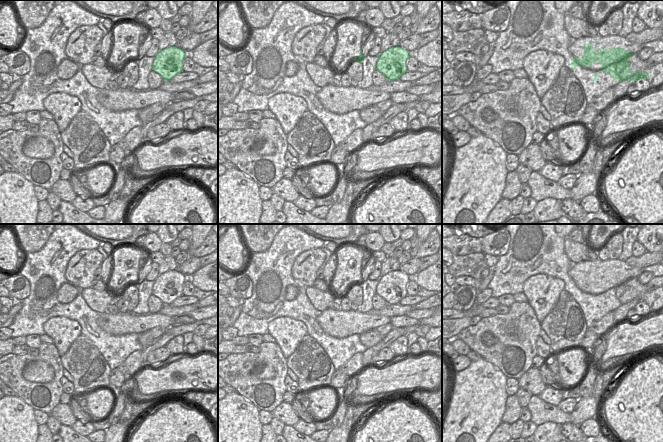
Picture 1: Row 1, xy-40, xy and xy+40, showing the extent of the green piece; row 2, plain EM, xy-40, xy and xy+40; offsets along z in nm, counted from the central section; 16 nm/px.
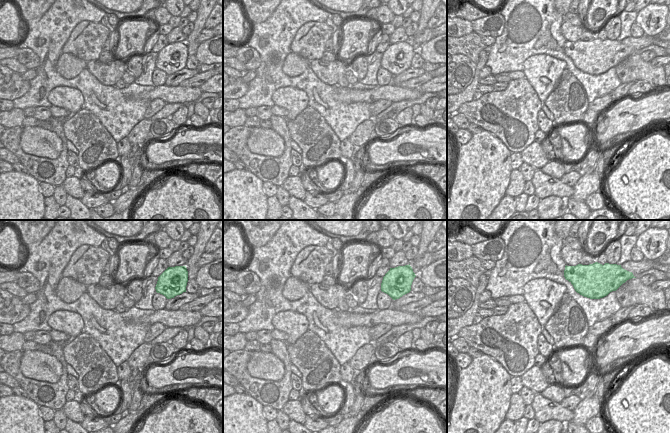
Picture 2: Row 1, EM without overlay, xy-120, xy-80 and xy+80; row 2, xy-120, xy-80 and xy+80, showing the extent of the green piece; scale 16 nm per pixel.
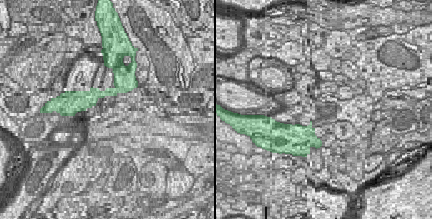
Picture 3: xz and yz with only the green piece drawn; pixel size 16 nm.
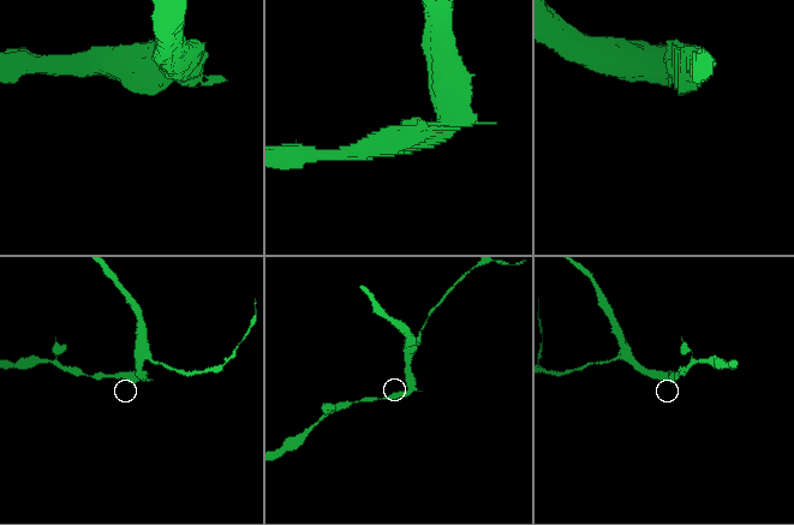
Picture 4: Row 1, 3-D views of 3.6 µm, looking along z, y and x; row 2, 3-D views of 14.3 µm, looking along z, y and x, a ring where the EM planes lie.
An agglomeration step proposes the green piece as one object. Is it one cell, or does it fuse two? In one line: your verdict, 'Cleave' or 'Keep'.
Cleave

